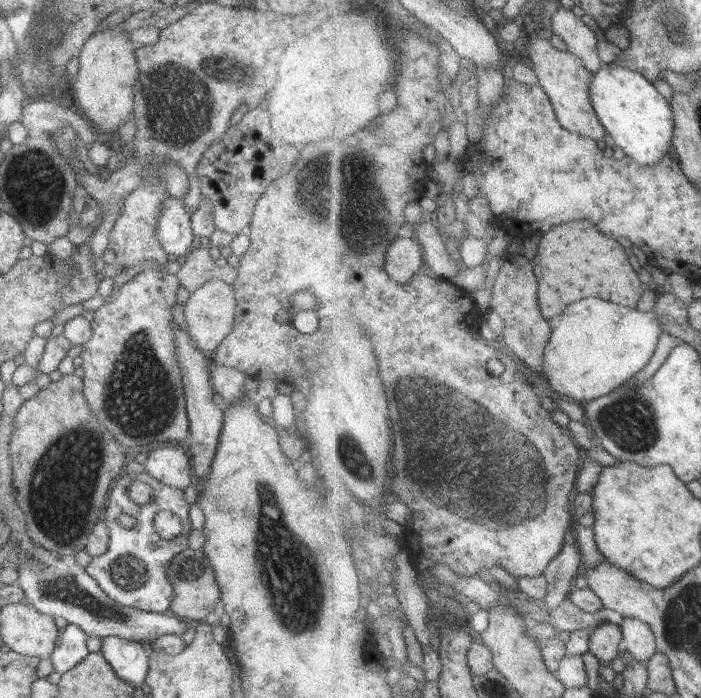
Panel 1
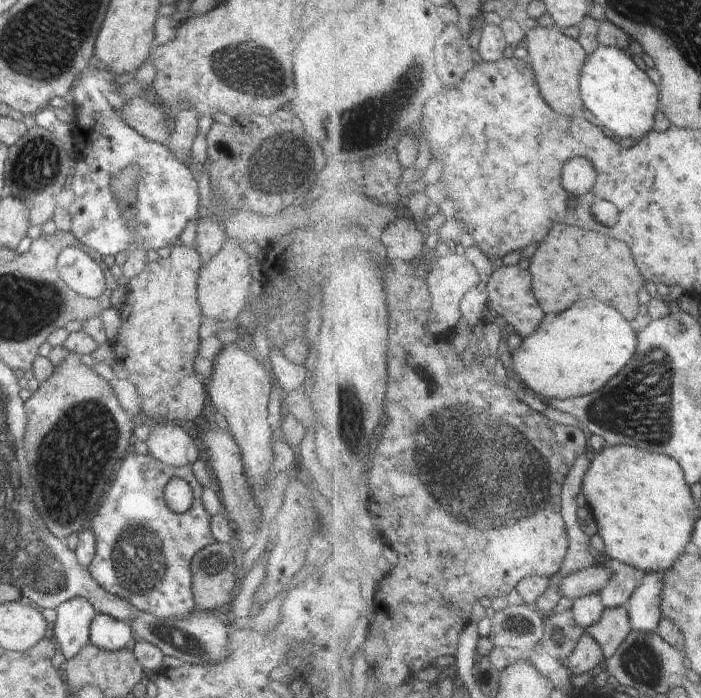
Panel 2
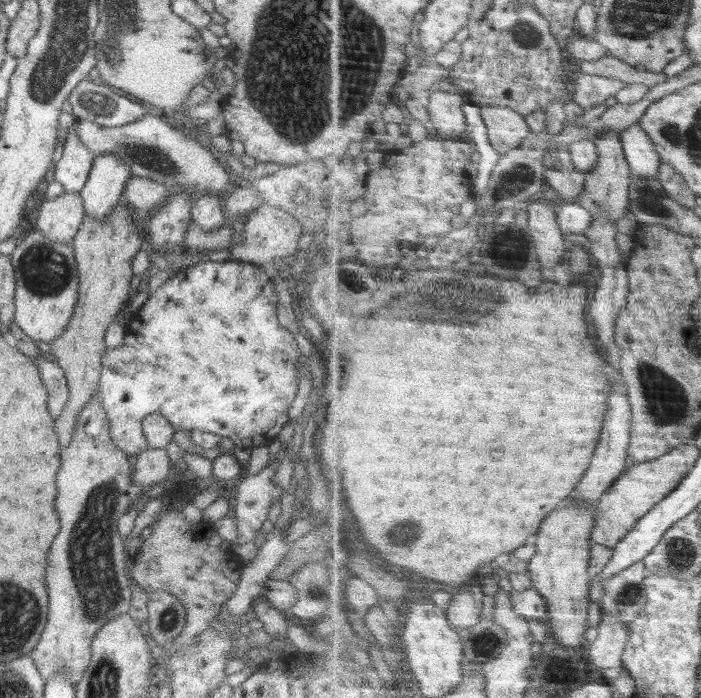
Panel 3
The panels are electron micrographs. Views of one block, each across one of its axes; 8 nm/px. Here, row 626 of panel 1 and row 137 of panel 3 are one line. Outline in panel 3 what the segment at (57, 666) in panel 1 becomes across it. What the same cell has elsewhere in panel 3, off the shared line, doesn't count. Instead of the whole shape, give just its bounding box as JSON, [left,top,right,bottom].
[54,124,93,193]

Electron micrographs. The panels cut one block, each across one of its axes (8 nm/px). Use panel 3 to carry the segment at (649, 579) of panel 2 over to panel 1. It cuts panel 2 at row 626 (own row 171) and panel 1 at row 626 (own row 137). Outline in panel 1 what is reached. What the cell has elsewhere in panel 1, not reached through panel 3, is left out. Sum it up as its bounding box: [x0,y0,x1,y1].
[621,616,658,665]

